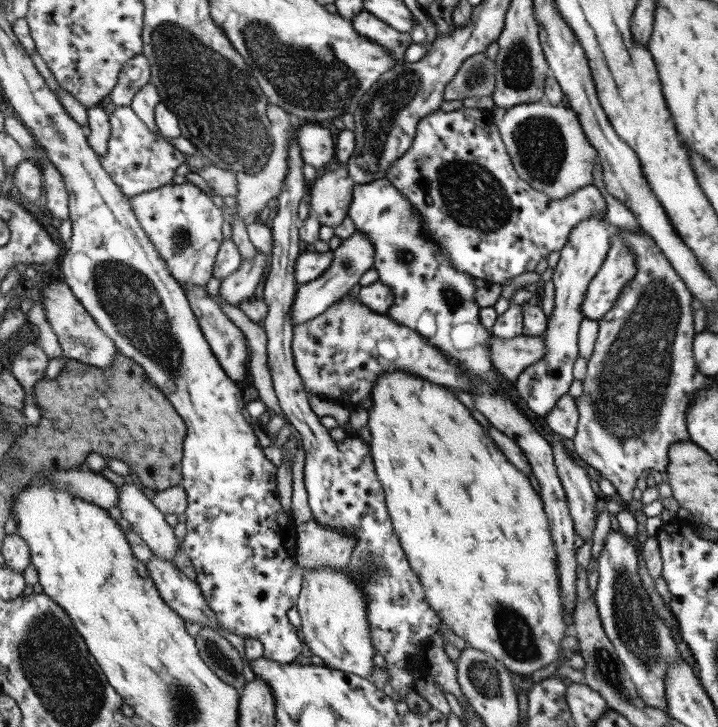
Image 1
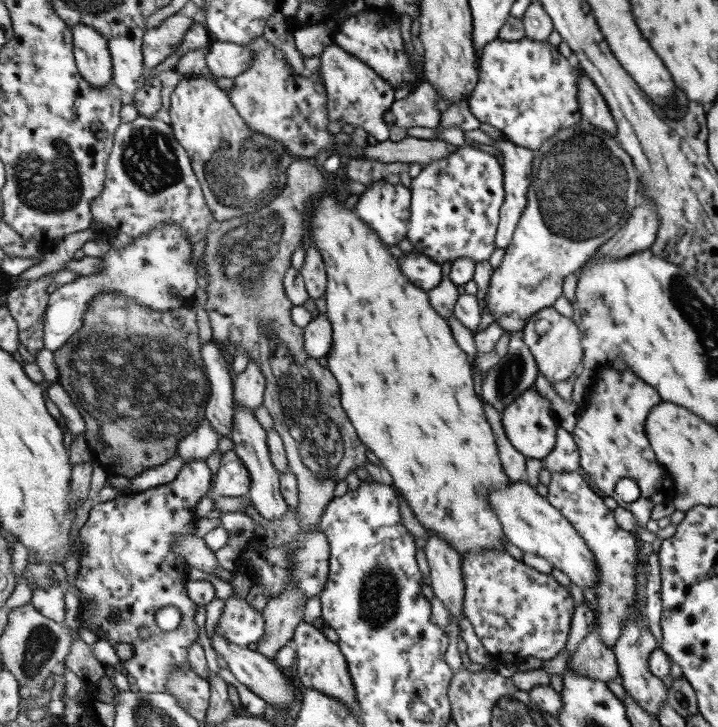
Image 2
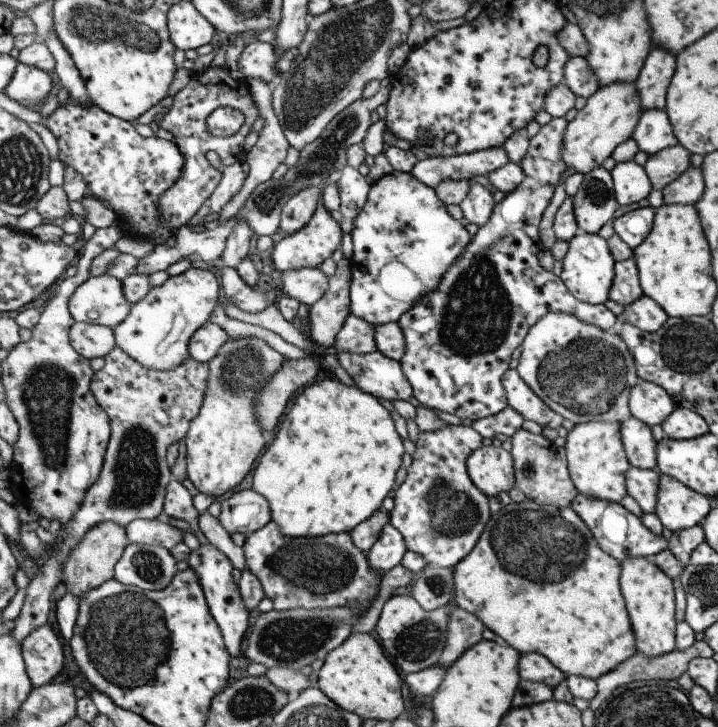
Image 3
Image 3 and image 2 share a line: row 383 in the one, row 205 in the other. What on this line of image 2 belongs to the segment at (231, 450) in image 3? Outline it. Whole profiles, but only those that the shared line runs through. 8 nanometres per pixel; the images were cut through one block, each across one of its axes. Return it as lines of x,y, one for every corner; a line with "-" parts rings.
201,72
185,77
171,95
170,125
192,157
204,196
219,222
242,218
273,203
288,184
287,172
296,156
277,139
253,129
235,107
219,77

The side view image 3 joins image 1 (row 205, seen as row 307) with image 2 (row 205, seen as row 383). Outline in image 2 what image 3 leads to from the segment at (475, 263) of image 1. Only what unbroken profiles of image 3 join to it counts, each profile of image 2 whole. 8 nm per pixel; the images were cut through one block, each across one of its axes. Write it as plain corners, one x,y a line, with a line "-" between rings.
464,144
451,155
424,166
419,175
411,180
411,221
408,225
408,241
415,252
430,256
439,264
471,258
475,262
489,260
497,250
496,239
500,227
500,213
506,200
504,190
504,164
495,155

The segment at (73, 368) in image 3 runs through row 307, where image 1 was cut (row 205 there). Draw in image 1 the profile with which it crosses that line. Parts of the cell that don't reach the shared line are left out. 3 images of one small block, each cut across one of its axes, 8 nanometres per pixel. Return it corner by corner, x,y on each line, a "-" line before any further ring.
37,143
35,156
26,160
33,161
36,166
42,169
49,213
60,220
69,220
70,195
68,186
60,170
51,163
47,150

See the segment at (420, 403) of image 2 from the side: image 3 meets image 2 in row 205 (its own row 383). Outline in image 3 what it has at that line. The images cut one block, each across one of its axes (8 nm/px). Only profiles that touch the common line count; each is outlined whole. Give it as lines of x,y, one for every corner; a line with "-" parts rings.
326,372
295,398
255,468
252,489
267,498
272,521
280,525
284,536
302,538
352,533
382,509
383,500
396,486
395,476
401,468
403,454
403,438
395,427
392,413
374,395
358,386
347,386

